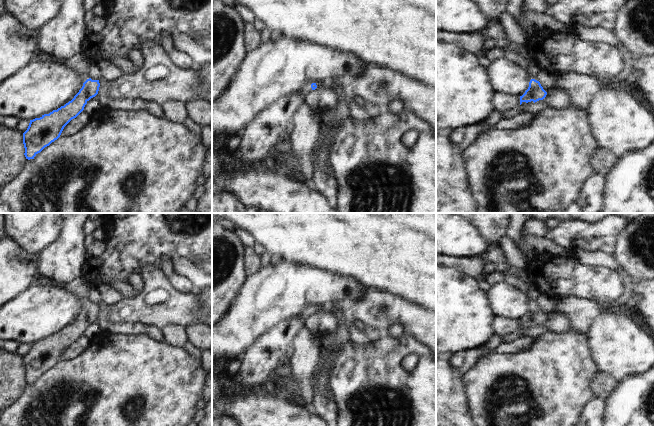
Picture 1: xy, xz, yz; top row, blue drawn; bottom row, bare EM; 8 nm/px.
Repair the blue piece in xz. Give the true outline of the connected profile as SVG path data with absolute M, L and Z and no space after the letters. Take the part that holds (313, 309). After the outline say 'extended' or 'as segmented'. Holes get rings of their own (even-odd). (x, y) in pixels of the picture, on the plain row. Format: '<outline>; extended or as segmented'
M310 306L300 311L296 317L305 322L312 314L315 314L316 312L316 307Z; extended

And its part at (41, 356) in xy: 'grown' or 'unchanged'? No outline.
grown

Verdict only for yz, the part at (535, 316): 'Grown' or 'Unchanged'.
Grown.

